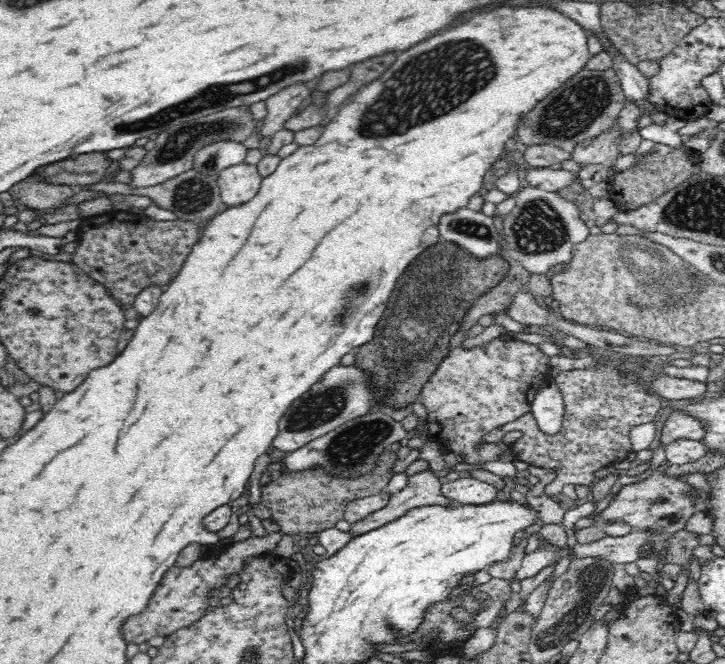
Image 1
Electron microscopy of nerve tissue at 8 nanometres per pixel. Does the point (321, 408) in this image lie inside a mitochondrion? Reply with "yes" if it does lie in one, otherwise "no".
yes

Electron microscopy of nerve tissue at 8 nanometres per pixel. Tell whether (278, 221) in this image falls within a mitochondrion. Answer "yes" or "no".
no

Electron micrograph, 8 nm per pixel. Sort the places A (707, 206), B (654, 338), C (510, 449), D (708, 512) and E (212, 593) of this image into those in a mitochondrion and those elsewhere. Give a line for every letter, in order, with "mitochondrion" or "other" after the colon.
A: mitochondrion
B: other
C: other
D: other
E: other

